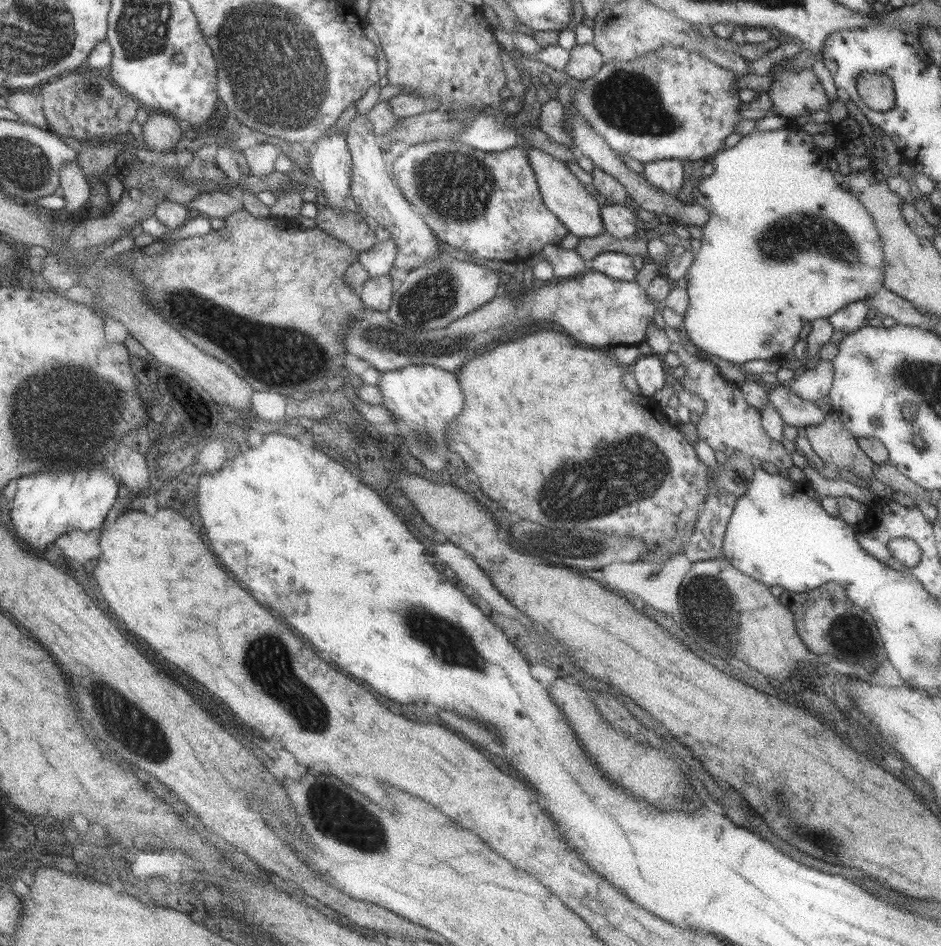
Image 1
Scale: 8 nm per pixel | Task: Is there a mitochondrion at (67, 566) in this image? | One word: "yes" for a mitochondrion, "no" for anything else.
no

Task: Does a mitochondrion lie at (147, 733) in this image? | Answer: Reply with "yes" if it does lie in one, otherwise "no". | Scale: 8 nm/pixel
yes

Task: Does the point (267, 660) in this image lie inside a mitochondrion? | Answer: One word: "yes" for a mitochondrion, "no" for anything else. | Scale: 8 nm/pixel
yes

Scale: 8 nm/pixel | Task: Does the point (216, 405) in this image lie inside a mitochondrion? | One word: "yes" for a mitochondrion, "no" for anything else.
no

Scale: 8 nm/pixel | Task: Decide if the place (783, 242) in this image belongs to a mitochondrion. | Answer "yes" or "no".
yes

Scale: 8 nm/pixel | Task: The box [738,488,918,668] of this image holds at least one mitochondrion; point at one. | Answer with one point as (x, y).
(845, 636)

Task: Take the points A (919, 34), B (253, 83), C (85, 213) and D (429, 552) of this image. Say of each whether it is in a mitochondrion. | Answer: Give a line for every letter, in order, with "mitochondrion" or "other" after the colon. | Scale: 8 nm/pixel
A: other
B: mitochondrion
C: other
D: other

